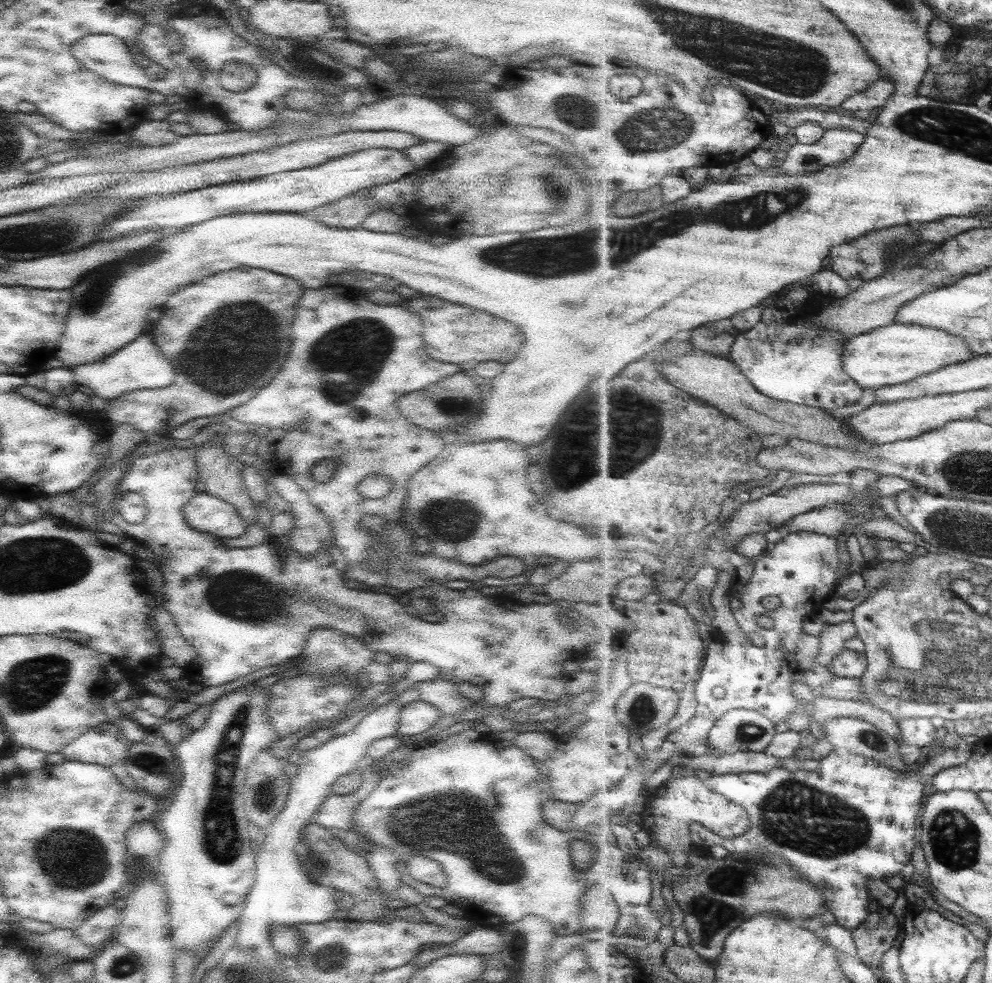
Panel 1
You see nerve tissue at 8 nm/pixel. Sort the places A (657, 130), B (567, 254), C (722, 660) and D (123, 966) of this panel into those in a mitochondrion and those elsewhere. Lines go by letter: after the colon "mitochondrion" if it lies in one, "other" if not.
A: mitochondrion
B: mitochondrion
C: other
D: mitochondrion

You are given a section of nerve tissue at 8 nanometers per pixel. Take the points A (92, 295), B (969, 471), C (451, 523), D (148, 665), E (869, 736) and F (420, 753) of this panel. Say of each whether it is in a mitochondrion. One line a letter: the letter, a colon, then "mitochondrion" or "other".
A: mitochondrion
B: mitochondrion
C: mitochondrion
D: other
E: mitochondrion
F: other

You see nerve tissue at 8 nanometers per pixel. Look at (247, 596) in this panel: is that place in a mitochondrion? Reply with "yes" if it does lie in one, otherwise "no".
yes

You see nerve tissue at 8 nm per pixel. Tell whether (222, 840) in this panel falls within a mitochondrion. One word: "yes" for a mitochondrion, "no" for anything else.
yes

